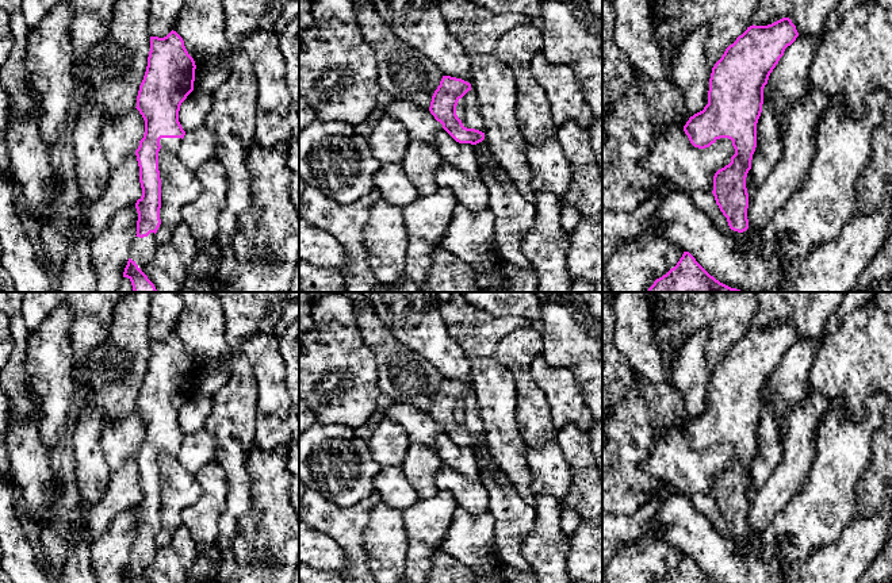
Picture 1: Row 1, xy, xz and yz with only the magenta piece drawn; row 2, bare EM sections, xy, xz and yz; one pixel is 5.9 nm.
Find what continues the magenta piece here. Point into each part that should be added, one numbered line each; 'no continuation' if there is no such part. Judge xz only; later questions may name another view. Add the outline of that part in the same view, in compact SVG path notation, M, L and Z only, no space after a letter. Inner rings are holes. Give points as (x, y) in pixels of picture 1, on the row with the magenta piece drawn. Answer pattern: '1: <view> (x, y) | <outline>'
1: xz (473, 119) | M472 89L468 91L462 100L466 108L466 116L462 119L463 126L485 133L483 116L475 92Z

